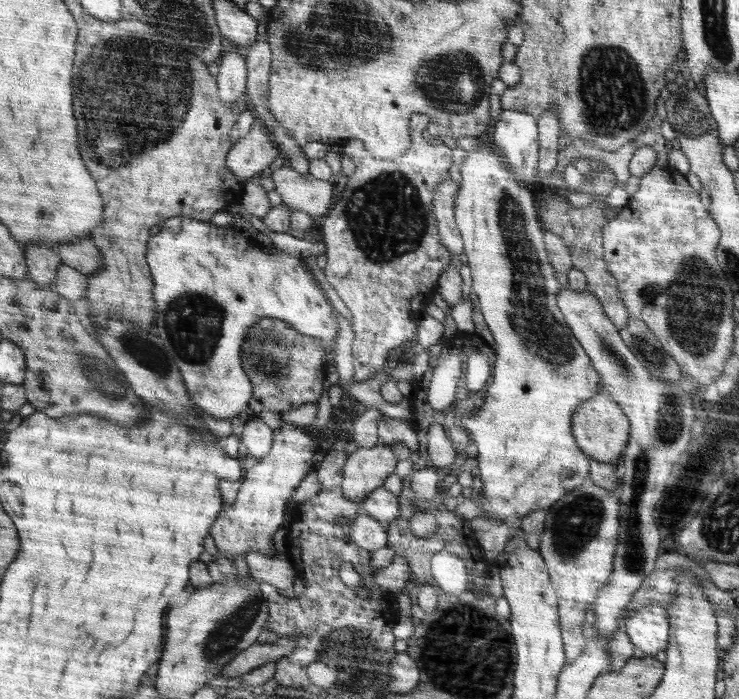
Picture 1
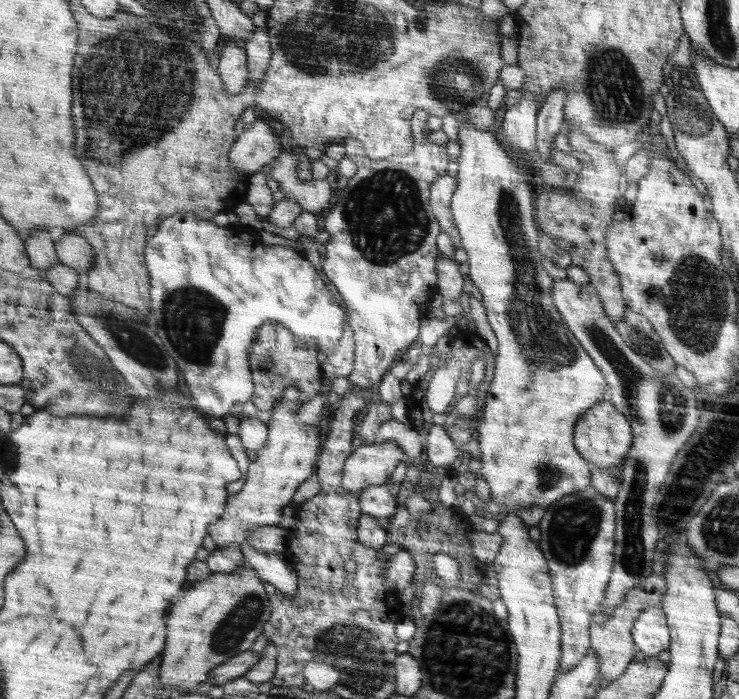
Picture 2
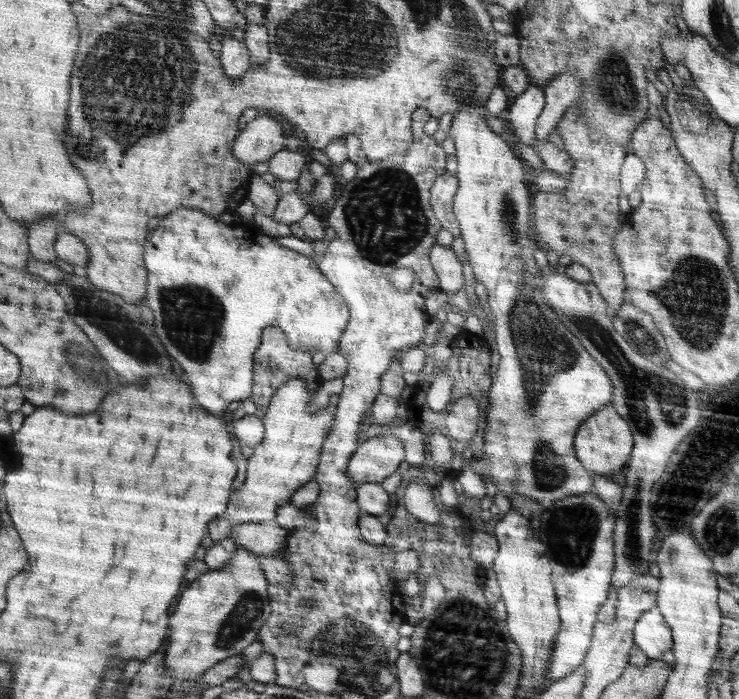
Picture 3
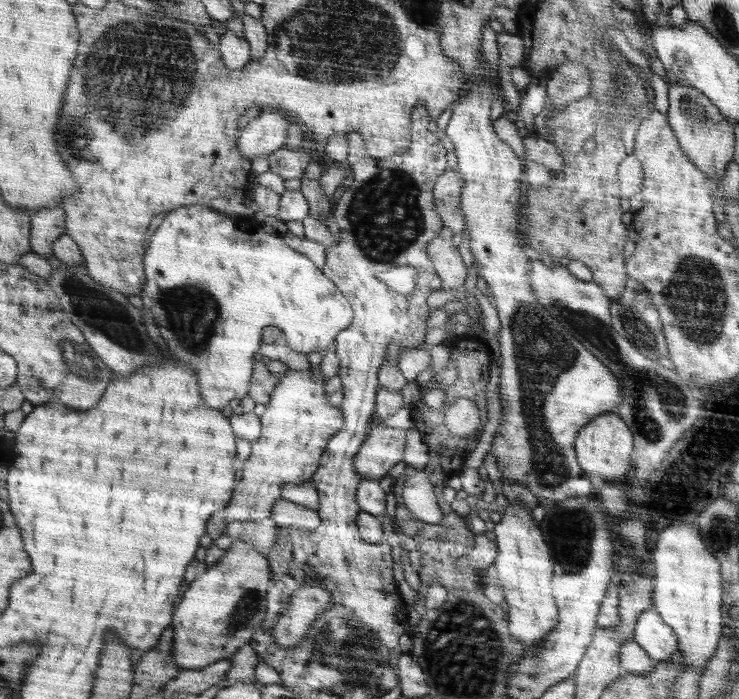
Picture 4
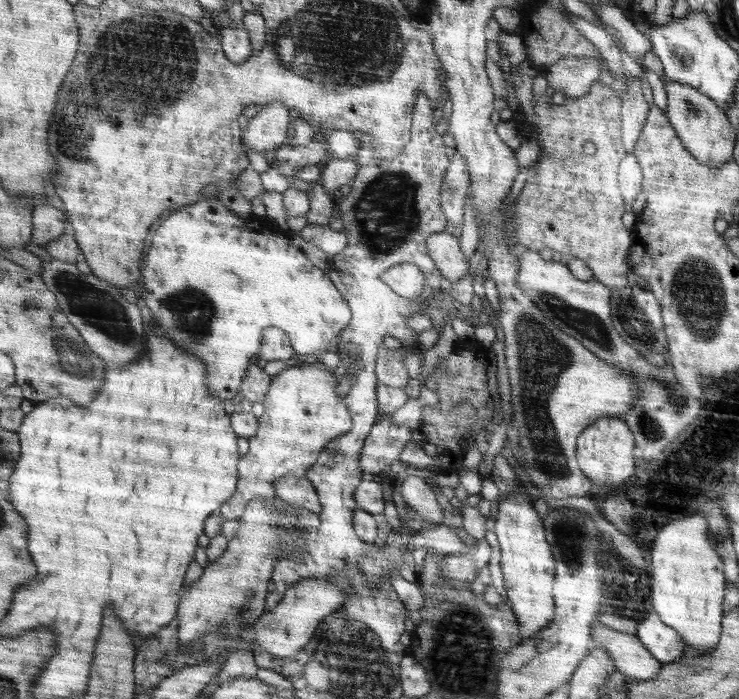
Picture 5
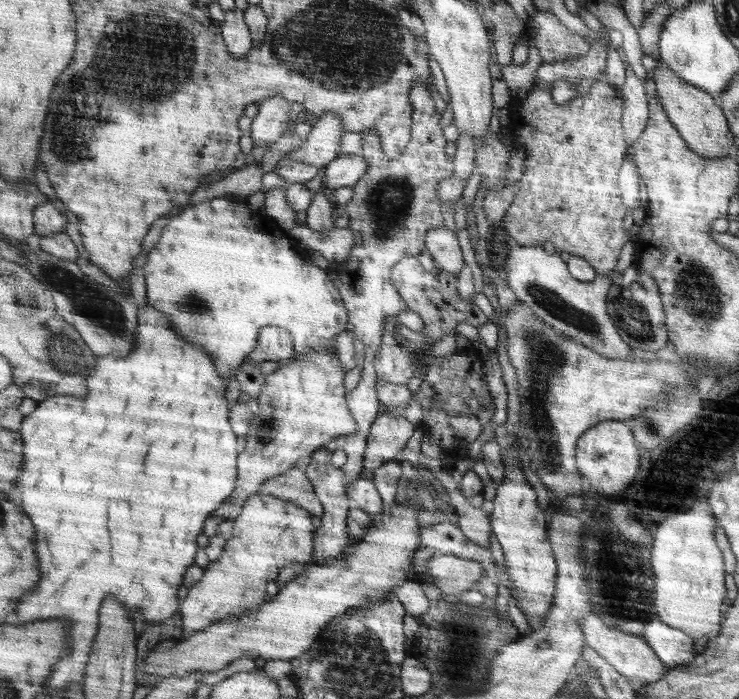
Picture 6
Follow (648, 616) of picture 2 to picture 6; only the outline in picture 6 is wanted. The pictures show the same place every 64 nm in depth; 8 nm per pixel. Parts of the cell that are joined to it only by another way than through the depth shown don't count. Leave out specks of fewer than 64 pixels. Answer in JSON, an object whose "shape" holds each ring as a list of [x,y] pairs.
{"shape":[[[657,615],[645,624],[642,638],[652,647],[657,659],[669,668],[688,665],[697,658],[695,640],[688,633],[668,626]]]}

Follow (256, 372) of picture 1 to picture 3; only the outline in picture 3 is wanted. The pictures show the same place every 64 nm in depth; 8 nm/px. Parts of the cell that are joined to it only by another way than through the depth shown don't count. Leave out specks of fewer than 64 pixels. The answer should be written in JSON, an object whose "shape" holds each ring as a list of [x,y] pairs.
{"shape":[[[268,326],[263,331],[259,352],[255,353],[258,363],[258,384],[256,390],[251,393],[251,398],[258,408],[266,410],[271,404],[272,396],[278,392],[280,386],[284,386],[286,381],[296,377],[304,379],[309,384],[309,389],[316,392],[320,386],[320,378],[318,378],[318,372],[316,372],[316,366],[312,362],[310,353],[312,352],[294,350],[286,332],[276,326]]]}

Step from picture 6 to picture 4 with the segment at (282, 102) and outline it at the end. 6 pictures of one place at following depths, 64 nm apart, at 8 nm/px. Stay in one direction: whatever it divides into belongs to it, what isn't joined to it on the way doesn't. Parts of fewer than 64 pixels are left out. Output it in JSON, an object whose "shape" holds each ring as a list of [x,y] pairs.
{"shape":[[[263,109],[240,134],[237,146],[248,158],[268,157],[284,144],[290,119],[278,109]]]}

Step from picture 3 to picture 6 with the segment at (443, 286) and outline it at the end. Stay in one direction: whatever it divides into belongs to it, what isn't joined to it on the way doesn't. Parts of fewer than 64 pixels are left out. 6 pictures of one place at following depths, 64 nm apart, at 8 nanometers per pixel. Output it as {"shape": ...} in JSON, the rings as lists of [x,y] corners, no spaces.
{"shape":[[[445,225],[428,230],[426,245],[435,262],[445,271],[458,274],[462,267],[466,266],[456,231],[448,229]]]}

